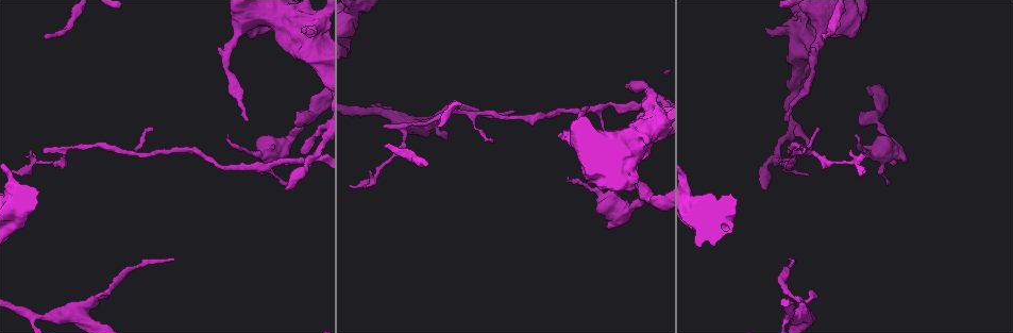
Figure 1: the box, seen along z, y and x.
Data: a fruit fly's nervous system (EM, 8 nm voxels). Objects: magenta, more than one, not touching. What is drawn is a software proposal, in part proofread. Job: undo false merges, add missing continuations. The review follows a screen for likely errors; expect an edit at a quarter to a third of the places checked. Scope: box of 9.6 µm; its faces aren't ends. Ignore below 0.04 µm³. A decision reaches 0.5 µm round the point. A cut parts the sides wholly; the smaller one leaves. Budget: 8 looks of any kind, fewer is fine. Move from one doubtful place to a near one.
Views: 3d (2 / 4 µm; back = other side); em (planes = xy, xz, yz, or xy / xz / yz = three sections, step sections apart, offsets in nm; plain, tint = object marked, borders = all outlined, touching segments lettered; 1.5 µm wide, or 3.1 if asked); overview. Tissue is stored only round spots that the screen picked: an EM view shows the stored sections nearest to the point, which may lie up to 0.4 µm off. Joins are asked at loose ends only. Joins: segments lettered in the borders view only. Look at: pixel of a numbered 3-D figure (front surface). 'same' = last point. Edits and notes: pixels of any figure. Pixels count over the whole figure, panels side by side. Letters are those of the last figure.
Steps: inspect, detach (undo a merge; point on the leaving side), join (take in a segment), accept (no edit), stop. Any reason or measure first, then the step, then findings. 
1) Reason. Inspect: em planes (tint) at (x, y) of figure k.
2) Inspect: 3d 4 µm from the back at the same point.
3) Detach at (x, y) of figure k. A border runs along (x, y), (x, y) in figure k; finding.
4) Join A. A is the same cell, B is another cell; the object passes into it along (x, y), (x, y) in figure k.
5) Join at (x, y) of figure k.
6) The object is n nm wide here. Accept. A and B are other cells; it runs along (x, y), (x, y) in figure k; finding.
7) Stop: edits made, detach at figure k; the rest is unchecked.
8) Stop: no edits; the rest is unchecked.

Sharp bend. Inspect: 3d 2 µm at (777, 157) of figure 1.

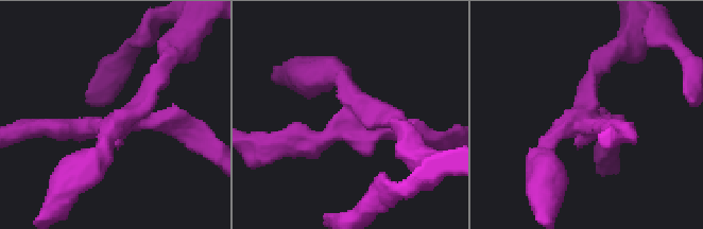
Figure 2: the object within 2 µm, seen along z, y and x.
Inspect: em planes (tint) at (592, 117) of figure 2.

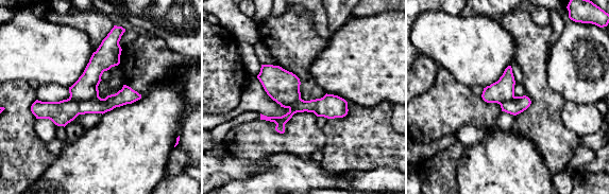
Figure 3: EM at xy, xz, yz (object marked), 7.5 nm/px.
Inspect: em planes (borders) at the same point.

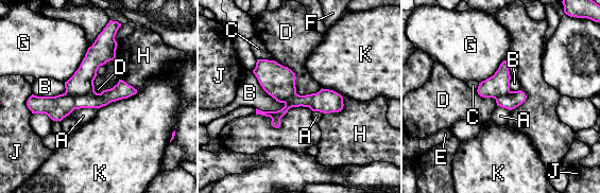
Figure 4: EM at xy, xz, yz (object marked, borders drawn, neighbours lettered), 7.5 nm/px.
The object is 180 nm wide here. Detach at (57, 107) of figure 4. A, B, C, D, E, F, G, H, J and K are other cells; a border runs along (93, 88), (83, 94), (65, 93) in figure 4; two neurons meet here.

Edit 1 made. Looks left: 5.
See it whole again. Inspect: overview.

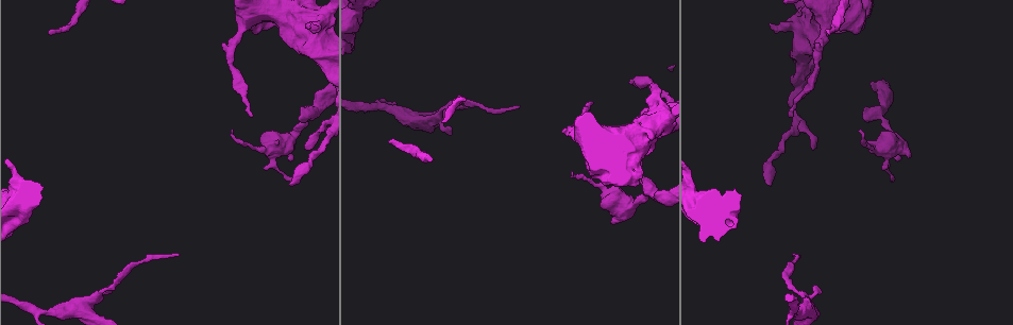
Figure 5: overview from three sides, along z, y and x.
An open end. Inspect: em yz step 4 (borders) at (289, 176) of figure 5.

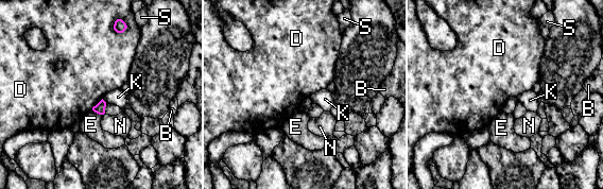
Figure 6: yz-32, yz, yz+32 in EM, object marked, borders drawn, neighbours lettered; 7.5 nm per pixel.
Another direction. Inspect: em planes (borders) at the same point.

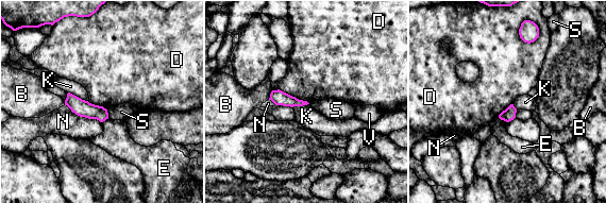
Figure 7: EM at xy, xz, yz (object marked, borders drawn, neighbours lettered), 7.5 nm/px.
The object is 100 nm wide here. Accept. B, D, E, K, N, S and V are other cells; a border runs along (68, 91), (87, 101) in figure 7; none of them fits.

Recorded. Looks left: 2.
Stop: edits made, detach at figure 4; the rest is unchecked.

